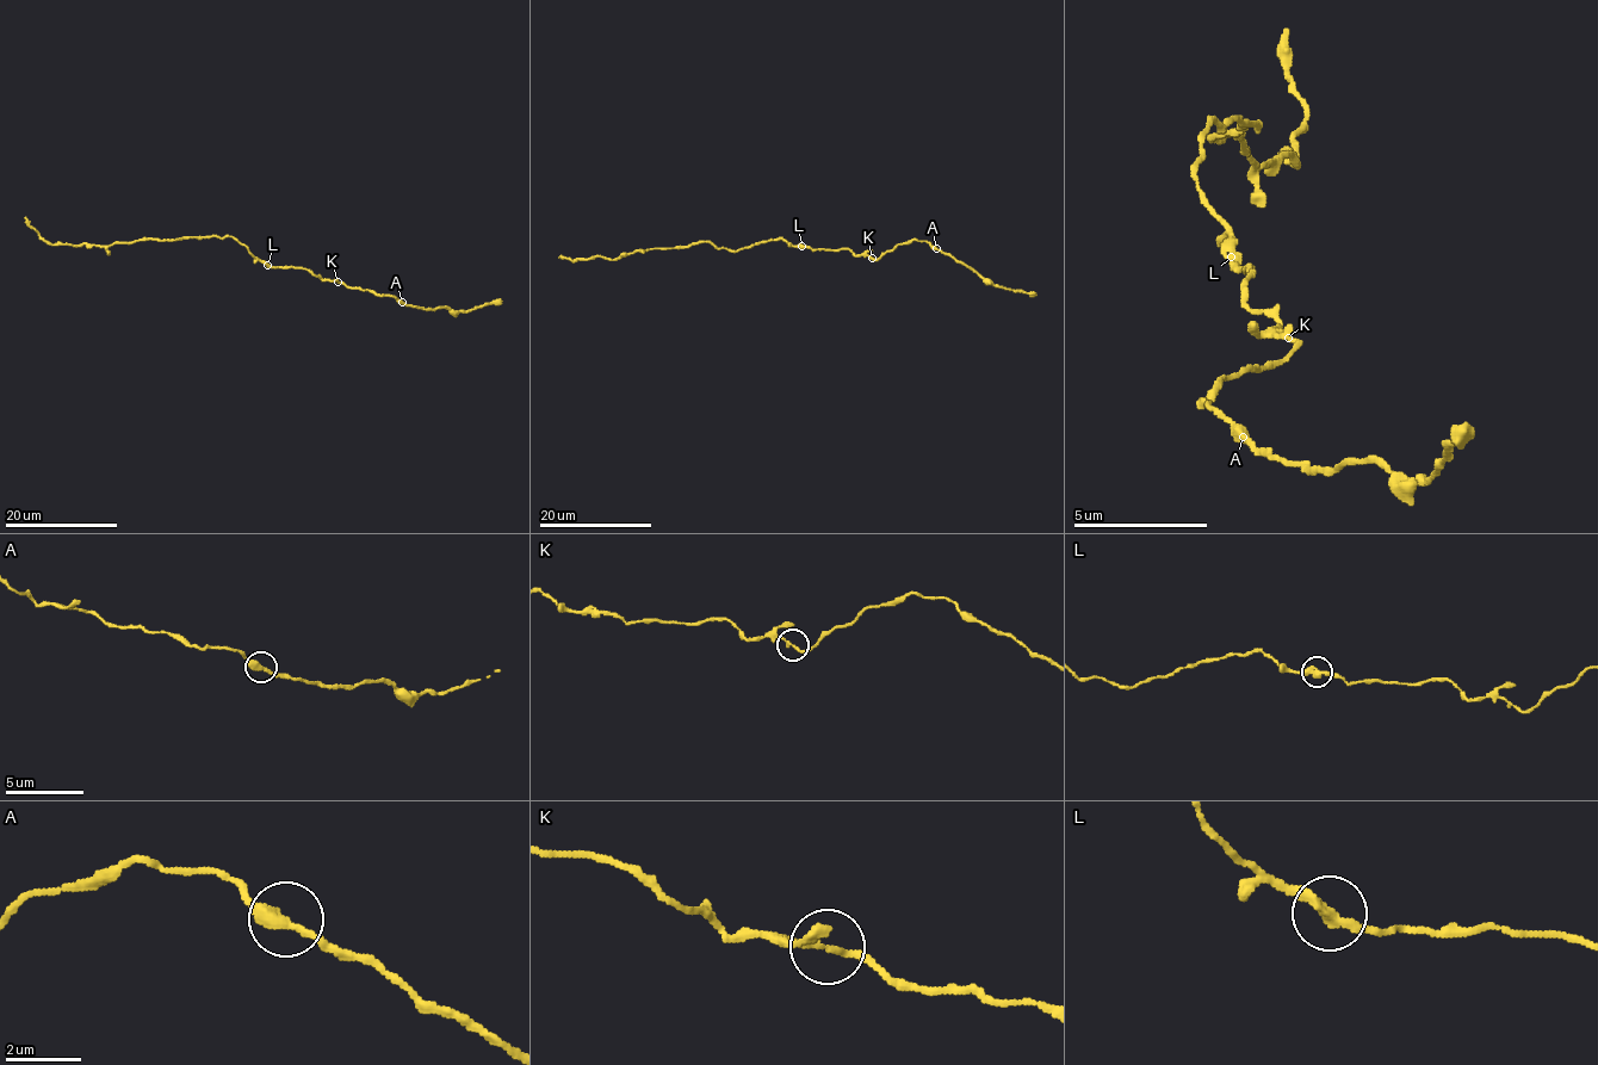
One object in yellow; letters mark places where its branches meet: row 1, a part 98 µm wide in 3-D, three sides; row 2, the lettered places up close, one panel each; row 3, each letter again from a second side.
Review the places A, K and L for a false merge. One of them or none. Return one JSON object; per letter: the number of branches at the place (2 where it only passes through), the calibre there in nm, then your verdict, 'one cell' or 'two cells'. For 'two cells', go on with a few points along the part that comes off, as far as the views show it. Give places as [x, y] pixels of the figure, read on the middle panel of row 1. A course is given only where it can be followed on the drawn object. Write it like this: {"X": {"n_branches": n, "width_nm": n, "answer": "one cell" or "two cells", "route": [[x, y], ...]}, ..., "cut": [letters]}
{"A": {"n_branches": 2, "width_nm": 360, "answer": "one cell"}, "K": {"n_branches": 2, "width_nm": 190, "answer": "one cell"}, "L": {"n_branches": 2, "width_nm": 340, "answer": "one cell"}, "cut": []}

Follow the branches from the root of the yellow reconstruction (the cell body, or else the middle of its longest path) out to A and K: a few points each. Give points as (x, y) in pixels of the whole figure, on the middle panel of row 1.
A: (798, 247), (848, 249), (874, 259), (911, 240), (927, 241), (936, 248)
K: (798, 247), (848, 249), (872, 258)

